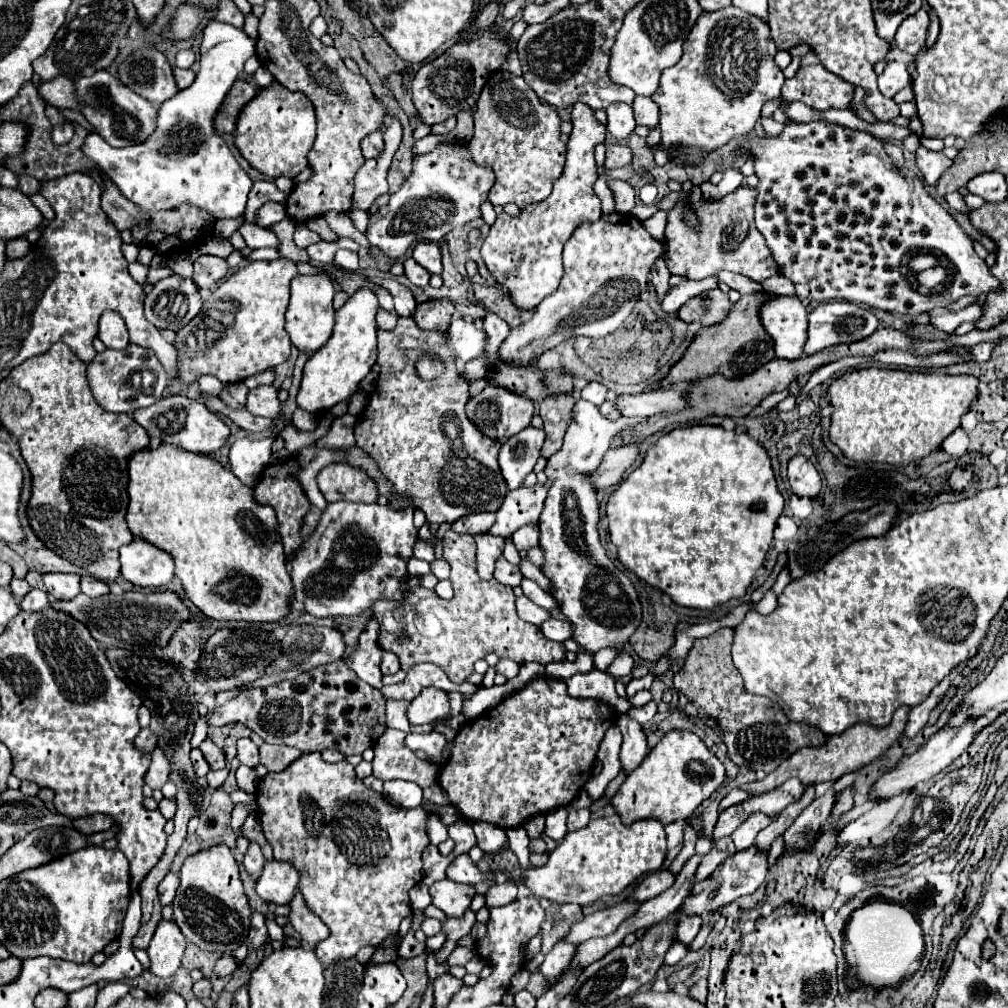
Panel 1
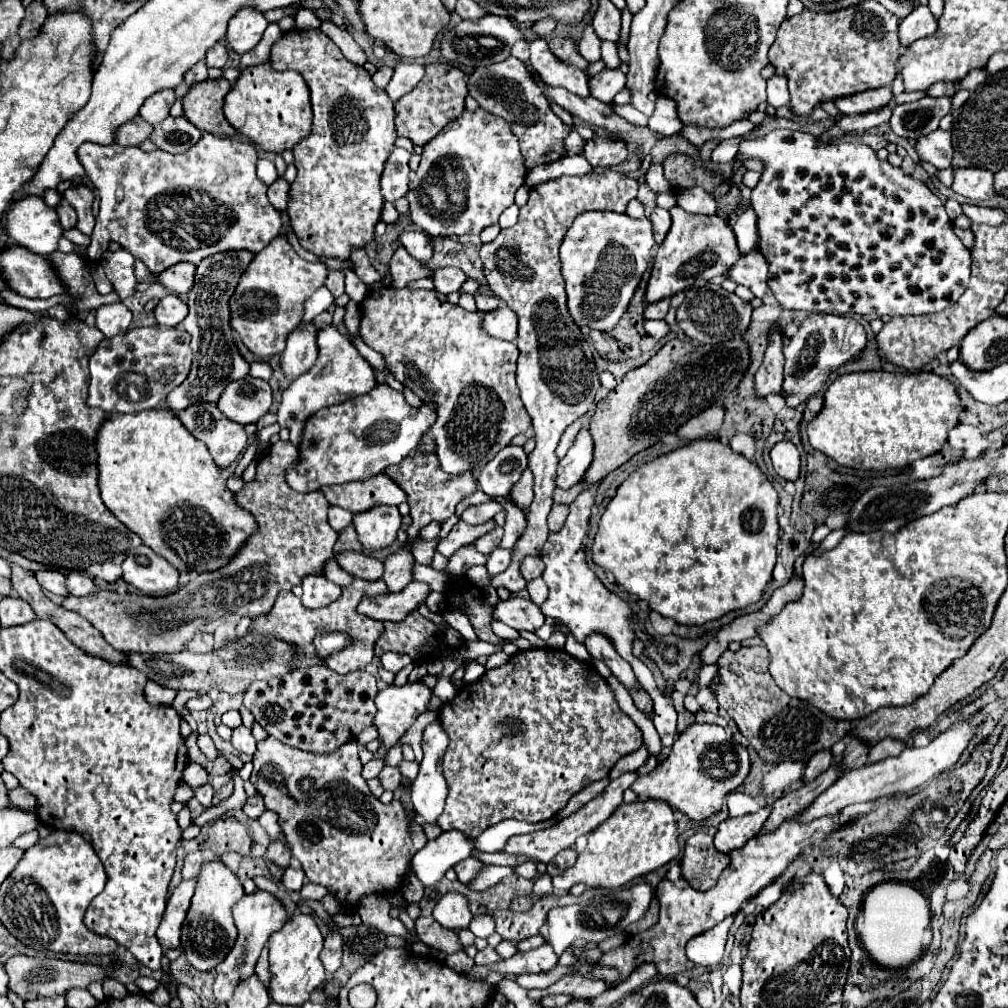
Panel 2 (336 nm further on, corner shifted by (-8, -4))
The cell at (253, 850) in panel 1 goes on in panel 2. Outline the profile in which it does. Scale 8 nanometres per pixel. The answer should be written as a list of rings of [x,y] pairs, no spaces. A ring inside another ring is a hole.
[[[272,841],[266,853],[266,859],[274,861],[280,867],[288,867],[292,863],[292,853],[284,841]]]

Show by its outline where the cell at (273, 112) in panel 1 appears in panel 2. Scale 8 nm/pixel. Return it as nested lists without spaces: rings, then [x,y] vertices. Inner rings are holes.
[[[268,63],[244,67],[224,99],[224,115],[236,131],[244,133],[264,151],[282,153],[310,133],[310,91],[306,81],[294,71],[276,71]]]

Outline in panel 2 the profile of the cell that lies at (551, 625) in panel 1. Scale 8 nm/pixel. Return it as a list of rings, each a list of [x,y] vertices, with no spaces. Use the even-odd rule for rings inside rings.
[[[518,595],[500,601],[492,611],[492,619],[502,621],[516,631],[536,631],[540,625],[544,625],[544,615],[540,607],[534,605],[530,599],[522,599]]]

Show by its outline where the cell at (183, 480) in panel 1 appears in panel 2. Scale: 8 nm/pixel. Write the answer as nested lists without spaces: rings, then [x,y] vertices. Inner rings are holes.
[[[148,409],[142,413],[110,413],[102,421],[96,439],[98,489],[104,505],[150,549],[162,555],[178,571],[198,571],[198,567],[222,567],[228,557],[234,557],[242,541],[256,531],[256,521],[240,509],[234,493],[226,487],[226,479],[214,465],[210,451],[202,441],[180,425],[176,413],[168,409]]]

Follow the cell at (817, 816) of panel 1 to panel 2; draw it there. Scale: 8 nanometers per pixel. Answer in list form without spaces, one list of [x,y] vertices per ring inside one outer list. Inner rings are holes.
[[[886,737],[882,741],[878,741],[872,751],[870,751],[870,763],[876,763],[876,761],[882,761],[886,757],[892,757],[892,755],[900,755],[904,751],[906,743],[904,741],[898,741],[898,739],[892,739],[892,737]]]

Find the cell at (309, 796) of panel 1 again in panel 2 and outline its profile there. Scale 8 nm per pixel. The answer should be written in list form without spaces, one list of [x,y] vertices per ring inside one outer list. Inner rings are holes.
[[[268,735],[264,741],[256,743],[252,763],[254,769],[250,775],[250,783],[264,797],[266,807],[278,813],[278,823],[284,831],[286,843],[292,855],[300,861],[308,881],[324,885],[332,895],[338,897],[338,901],[342,901],[342,905],[348,907],[356,907],[358,901],[366,895],[394,891],[402,885],[406,877],[408,859],[418,849],[422,849],[422,845],[426,843],[426,835],[418,823],[408,829],[406,813],[400,801],[384,805],[370,793],[366,781],[360,775],[362,763],[358,759],[358,745],[354,739],[346,745],[340,745],[332,753],[314,755],[284,745]]]

